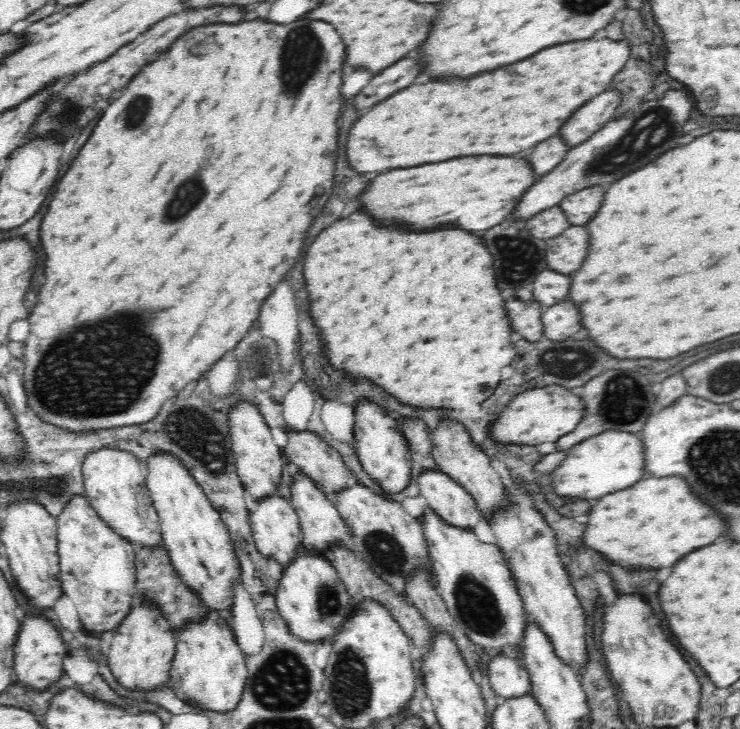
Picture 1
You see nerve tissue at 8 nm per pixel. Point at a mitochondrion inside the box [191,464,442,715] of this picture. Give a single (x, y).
(385, 552)

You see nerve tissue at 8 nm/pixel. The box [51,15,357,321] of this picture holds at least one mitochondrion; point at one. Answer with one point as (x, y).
(301, 54)

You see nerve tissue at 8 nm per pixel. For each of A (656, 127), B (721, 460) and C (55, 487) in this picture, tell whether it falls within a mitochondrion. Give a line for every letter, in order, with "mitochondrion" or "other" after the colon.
A: mitochondrion
B: mitochondrion
C: mitochondrion

